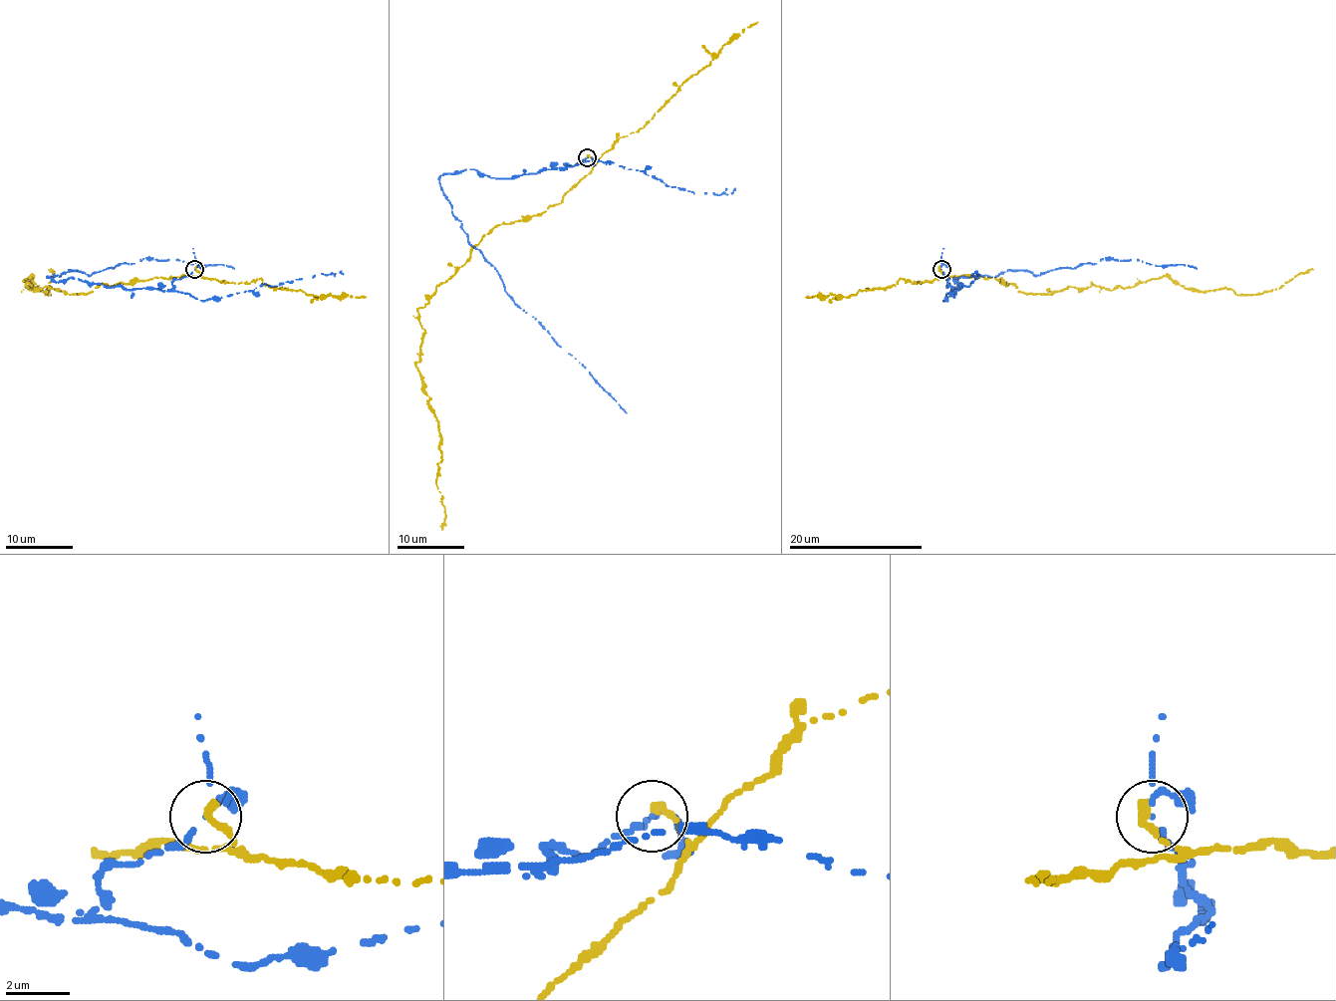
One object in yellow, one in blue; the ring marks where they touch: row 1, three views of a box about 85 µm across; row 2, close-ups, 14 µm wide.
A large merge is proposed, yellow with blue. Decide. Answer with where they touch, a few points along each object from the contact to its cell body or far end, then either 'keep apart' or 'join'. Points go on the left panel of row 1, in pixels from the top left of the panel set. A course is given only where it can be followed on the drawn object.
(194, 269) | yellow via (195, 270), (201, 276), (103, 283), (90, 293), (26, 286), (31, 290), (29, 276), (49, 295), (51, 268) | blue via (195, 270), (175, 280), (169, 291), (48, 276), (70, 270), (91, 275), (146, 258), (233, 268) | keep apart

